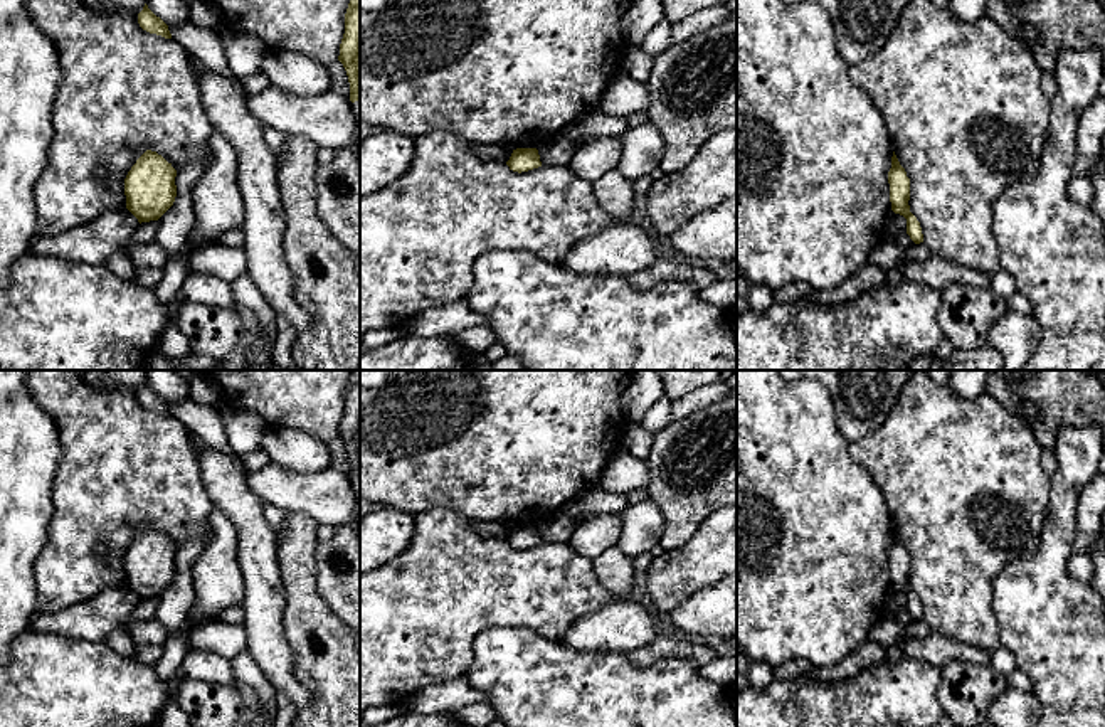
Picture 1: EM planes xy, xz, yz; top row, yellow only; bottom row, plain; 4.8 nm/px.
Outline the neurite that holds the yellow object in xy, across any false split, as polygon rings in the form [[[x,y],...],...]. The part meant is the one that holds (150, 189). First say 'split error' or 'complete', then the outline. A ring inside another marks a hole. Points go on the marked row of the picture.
complete; [[[146,150],[124,178],[126,209],[138,222],[158,220],[175,202],[177,170],[156,151]]]

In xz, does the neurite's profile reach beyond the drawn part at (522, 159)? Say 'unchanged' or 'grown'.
unchanged

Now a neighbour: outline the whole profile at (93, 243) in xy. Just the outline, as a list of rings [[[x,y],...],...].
[[[128,209],[108,210],[87,224],[59,234],[35,234],[29,251],[64,261],[104,264],[133,237],[138,226],[138,219]]]

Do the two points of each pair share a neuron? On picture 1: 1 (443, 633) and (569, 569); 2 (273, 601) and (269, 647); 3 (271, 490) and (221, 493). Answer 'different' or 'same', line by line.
1: same
2: same
3: different

